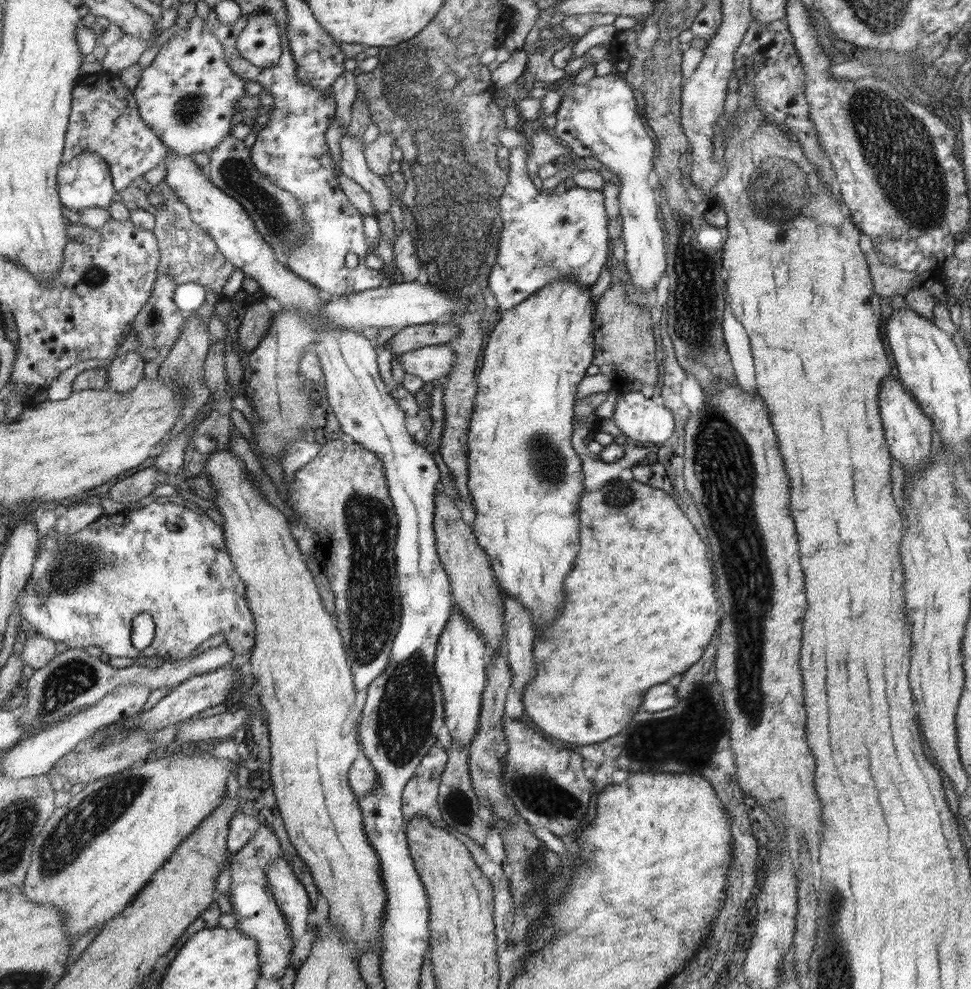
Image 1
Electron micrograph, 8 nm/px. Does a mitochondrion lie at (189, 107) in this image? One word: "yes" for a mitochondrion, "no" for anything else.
yes

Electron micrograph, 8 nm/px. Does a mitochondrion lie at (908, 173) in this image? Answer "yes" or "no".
yes

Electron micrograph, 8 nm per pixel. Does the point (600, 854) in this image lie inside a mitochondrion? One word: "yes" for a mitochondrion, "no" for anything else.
no

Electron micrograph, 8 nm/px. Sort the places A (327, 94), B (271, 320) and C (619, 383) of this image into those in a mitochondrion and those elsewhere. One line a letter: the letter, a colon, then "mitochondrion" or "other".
A: other
B: other
C: other

